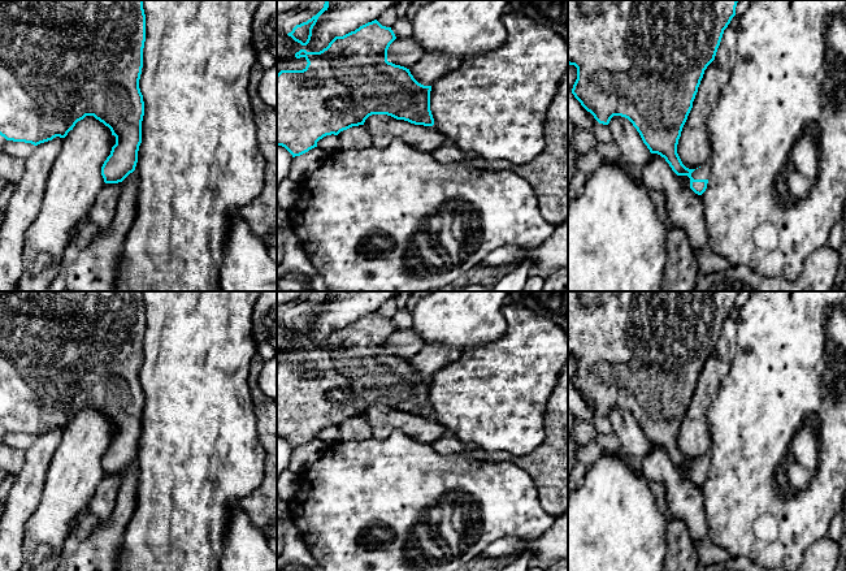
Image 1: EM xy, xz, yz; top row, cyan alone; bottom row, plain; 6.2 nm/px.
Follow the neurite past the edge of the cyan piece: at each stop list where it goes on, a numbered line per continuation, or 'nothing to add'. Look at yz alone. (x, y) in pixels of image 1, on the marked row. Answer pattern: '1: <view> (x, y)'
1: yz (704, 171)

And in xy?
nothing to add

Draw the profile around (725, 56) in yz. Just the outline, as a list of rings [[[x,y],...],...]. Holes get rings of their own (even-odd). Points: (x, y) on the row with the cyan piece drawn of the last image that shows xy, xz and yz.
[[[728,25],[728,27],[724,30],[724,34],[713,61],[724,69],[732,69],[734,66],[736,57],[737,57],[736,29]]]

